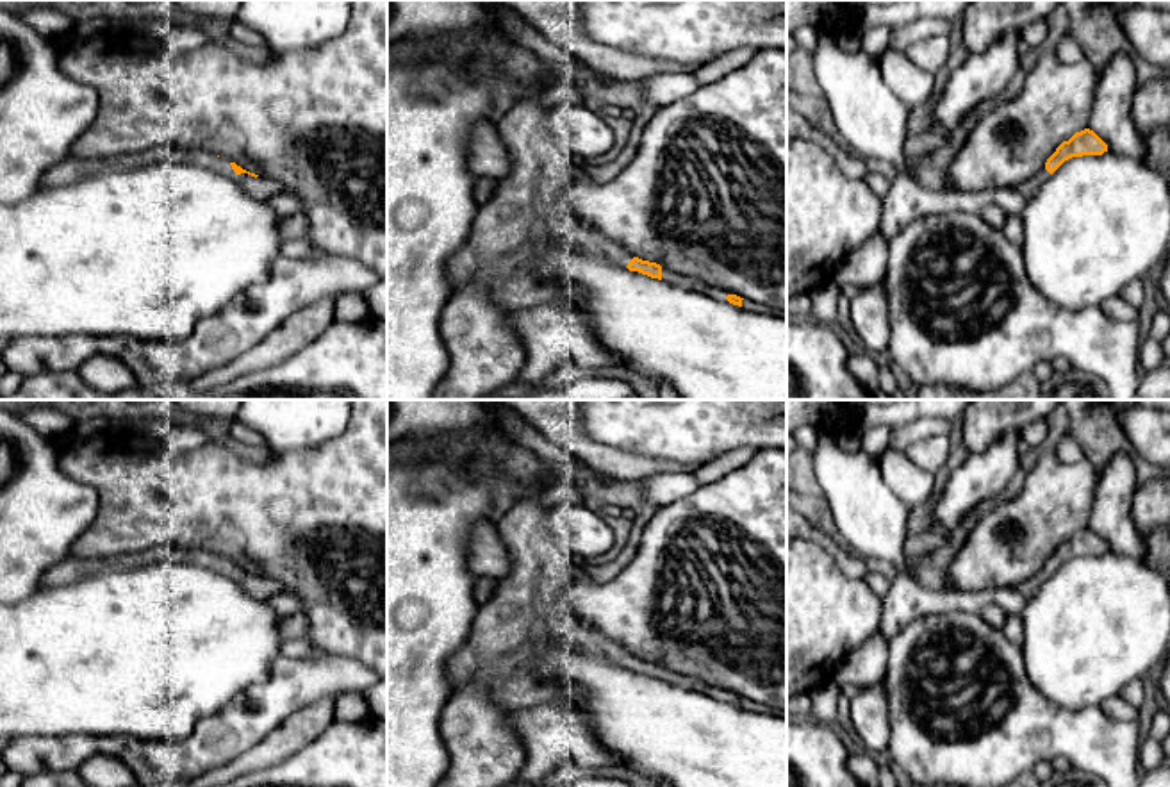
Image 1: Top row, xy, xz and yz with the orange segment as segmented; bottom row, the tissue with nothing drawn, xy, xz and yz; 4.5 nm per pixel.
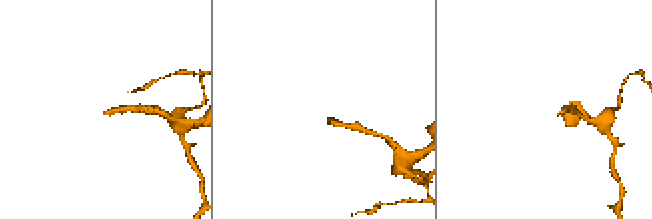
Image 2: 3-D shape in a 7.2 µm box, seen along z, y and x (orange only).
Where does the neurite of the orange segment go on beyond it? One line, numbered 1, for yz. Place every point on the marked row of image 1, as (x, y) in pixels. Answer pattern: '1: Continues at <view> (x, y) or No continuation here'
1: Continues at yz (1029, 188)

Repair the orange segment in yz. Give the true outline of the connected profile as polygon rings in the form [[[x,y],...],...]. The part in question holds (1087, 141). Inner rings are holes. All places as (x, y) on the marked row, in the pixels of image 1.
[[[1090,128],[1075,132],[1068,141],[1063,141],[1031,178],[1022,182],[1017,191],[1026,198],[1033,198],[1042,184],[1068,159],[1083,155],[1102,155],[1108,145]]]

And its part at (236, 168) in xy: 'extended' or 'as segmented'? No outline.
extended

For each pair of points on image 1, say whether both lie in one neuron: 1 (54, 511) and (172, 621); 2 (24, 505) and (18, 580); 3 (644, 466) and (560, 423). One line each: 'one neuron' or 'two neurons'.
1: two neurons
2: one neuron
3: one neuron

